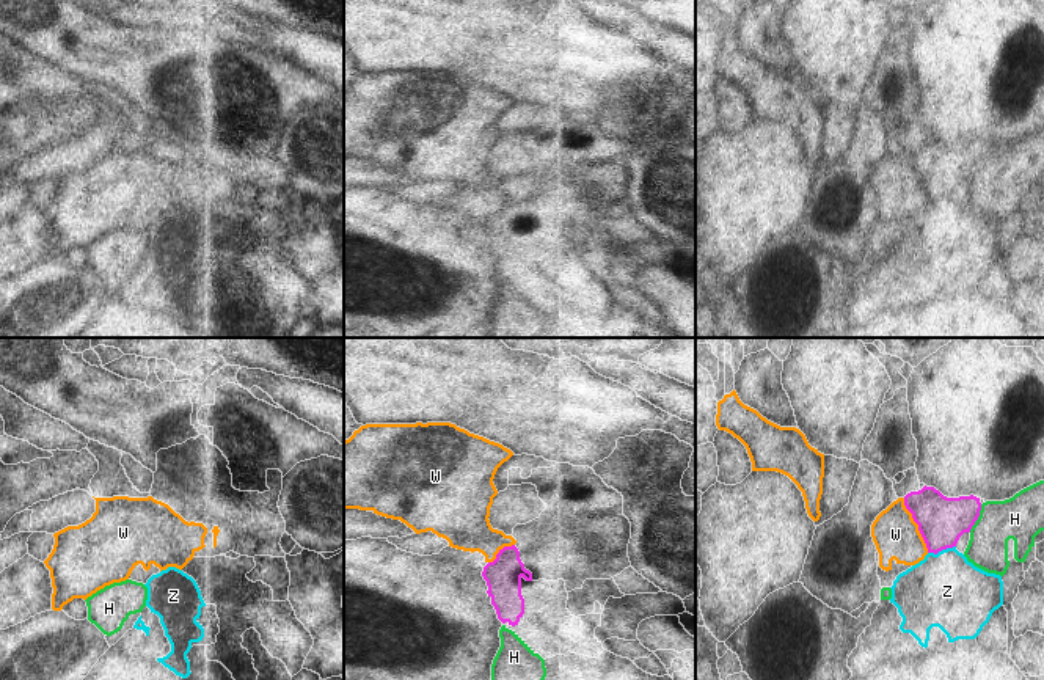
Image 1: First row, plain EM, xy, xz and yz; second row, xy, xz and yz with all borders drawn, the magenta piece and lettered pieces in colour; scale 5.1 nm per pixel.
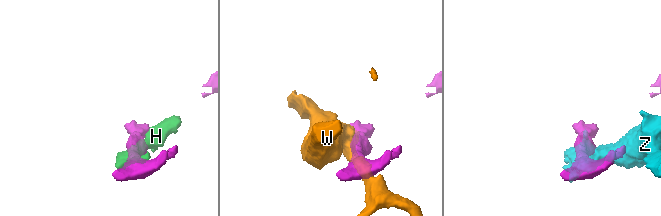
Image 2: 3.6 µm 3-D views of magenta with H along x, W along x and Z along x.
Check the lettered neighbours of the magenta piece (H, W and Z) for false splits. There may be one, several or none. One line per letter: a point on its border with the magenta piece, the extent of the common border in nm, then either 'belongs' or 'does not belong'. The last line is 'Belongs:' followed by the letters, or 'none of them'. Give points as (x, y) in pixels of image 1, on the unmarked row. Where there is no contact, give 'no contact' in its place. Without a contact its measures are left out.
H: yz (977, 167) | 160 nm | does not belong
W: yz (917, 171) | 300 nm | does not belong
Z: yz (941, 198) | 150 nm | does not belong
Belongs: none of them

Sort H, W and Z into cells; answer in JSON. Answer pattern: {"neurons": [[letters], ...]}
{"neurons": [["H"], ["W"], ["Z"]]}

